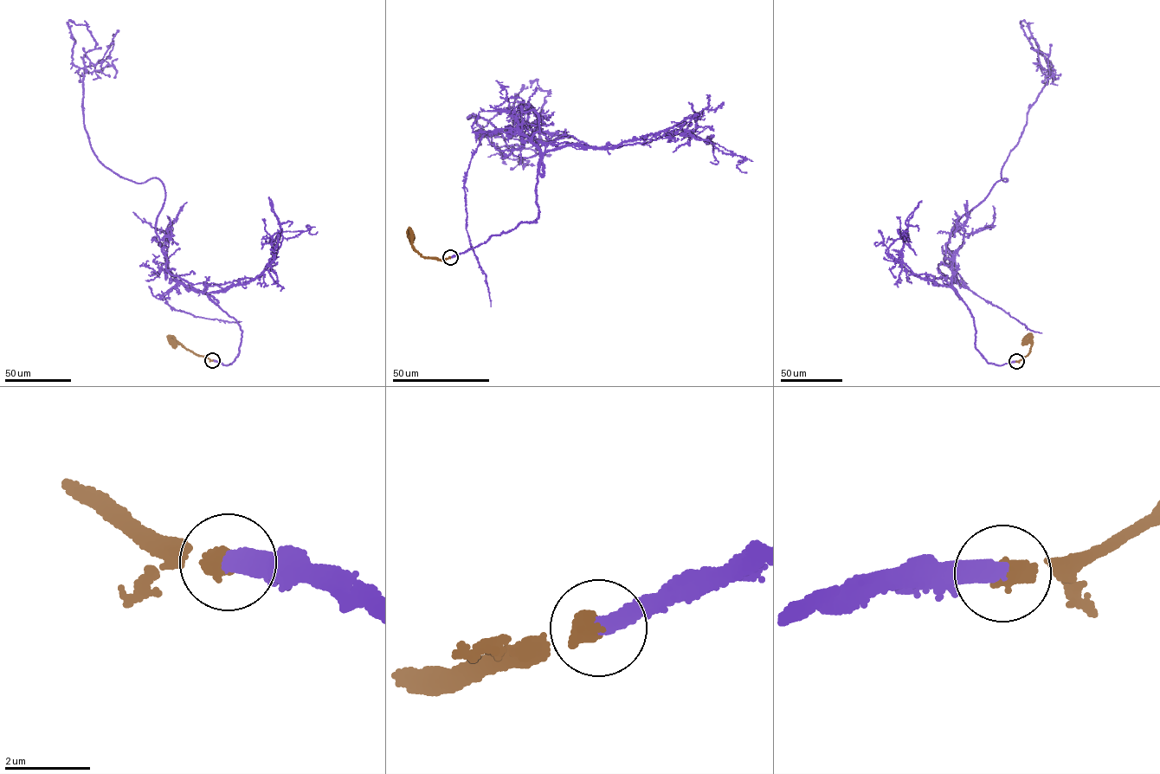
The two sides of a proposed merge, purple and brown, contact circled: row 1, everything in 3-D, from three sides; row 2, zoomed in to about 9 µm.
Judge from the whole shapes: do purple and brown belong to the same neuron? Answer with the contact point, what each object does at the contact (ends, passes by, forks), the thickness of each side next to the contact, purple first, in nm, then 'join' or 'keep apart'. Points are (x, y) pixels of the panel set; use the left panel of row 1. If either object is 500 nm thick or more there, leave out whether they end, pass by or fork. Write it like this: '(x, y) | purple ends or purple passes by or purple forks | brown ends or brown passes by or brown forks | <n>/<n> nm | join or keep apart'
(212, 360) | purple ends | brown ends | 400/460 nm | join

